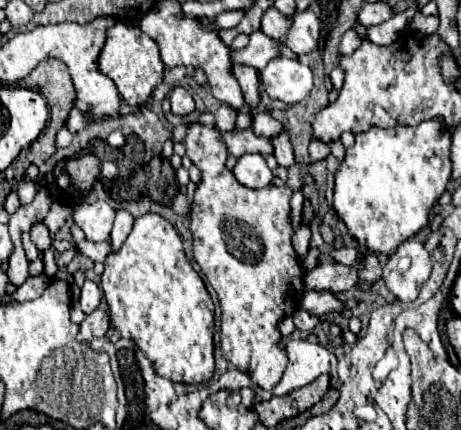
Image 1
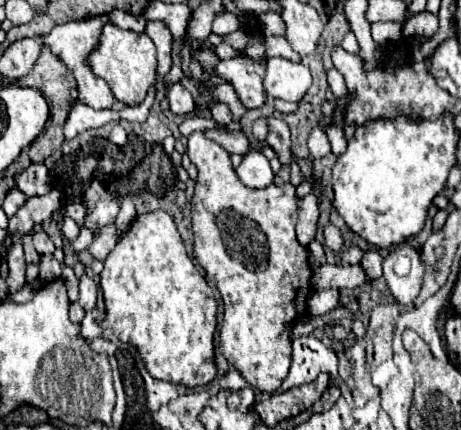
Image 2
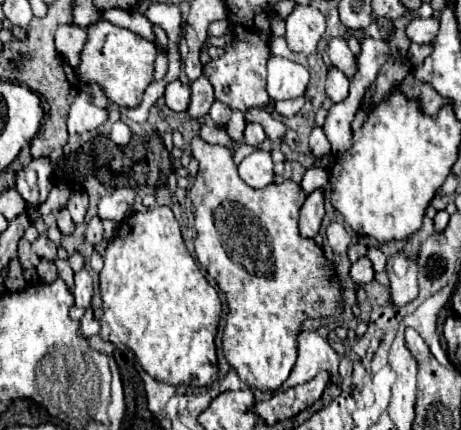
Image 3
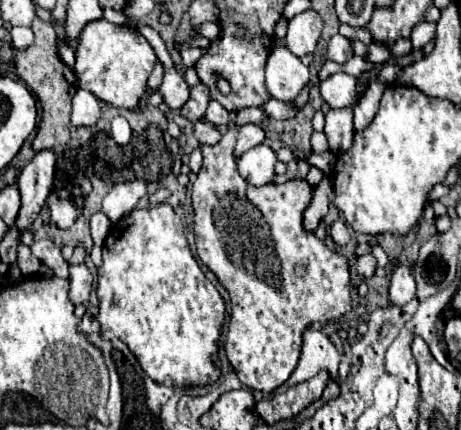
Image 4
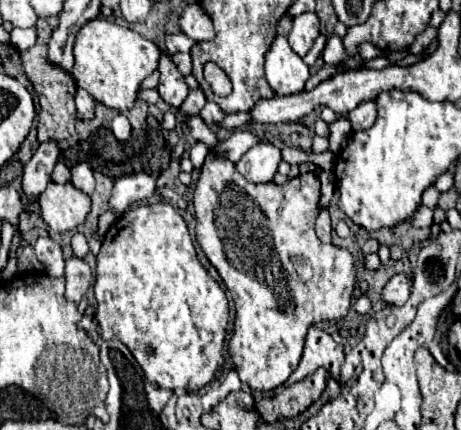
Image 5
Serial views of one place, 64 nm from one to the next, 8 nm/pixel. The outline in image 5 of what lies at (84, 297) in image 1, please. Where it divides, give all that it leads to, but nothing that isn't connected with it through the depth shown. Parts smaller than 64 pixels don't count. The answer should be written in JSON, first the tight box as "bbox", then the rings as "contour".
{"bbox":[66,258,92,304],"contour":[[[78,258],[66,260],[66,300],[72,300],[78,304],[88,292],[90,280],[92,280],[92,274],[84,260],[78,260]]]}

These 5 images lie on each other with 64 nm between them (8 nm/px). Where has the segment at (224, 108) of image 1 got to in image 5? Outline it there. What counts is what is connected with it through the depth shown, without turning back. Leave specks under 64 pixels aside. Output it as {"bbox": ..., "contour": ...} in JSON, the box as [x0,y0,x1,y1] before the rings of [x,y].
{"bbox":[200,102,224,128],"contour":[[[208,102],[204,108],[202,108],[202,112],[200,112],[200,118],[208,124],[208,126],[212,126],[212,128],[216,128],[222,120],[224,120],[224,112],[220,112],[220,106],[216,104],[216,102]]]}

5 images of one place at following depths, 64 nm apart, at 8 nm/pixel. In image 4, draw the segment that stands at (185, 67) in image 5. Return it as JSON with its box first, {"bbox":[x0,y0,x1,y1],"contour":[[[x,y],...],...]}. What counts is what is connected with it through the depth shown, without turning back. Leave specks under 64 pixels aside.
{"bbox":[180,47,206,72],"contour":[[[192,47],[187,50],[182,50],[180,56],[183,63],[184,72],[190,67],[193,66],[200,58],[206,53],[206,49]]]}

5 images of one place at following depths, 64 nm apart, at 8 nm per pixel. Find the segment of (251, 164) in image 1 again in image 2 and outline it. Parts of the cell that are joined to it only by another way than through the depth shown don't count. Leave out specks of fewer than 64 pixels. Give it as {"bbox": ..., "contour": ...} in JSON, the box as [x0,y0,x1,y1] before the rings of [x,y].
{"bbox":[236,152,274,188],"contour":[[[250,152],[242,158],[240,166],[236,168],[236,174],[242,184],[248,188],[266,188],[274,182],[274,172],[268,164],[268,158],[262,152]]]}

